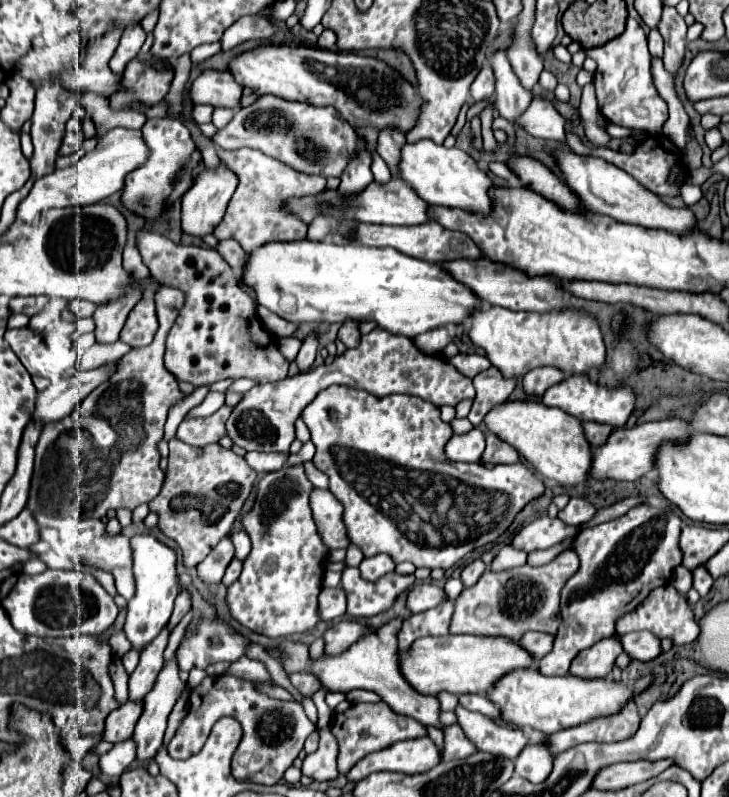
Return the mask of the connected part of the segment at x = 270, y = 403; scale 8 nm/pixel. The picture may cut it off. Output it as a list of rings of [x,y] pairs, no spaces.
[[[376,327],[372,333],[362,335],[362,341],[354,349],[346,349],[330,365],[318,365],[306,373],[286,377],[282,381],[256,385],[244,399],[234,407],[230,421],[226,423],[228,437],[246,451],[288,451],[294,441],[294,421],[300,417],[304,407],[330,385],[348,385],[364,389],[376,397],[386,397],[388,391],[410,391],[424,401],[430,401],[438,407],[456,405],[462,399],[474,399],[472,379],[458,373],[442,357],[424,355],[412,339],[396,337]]]

